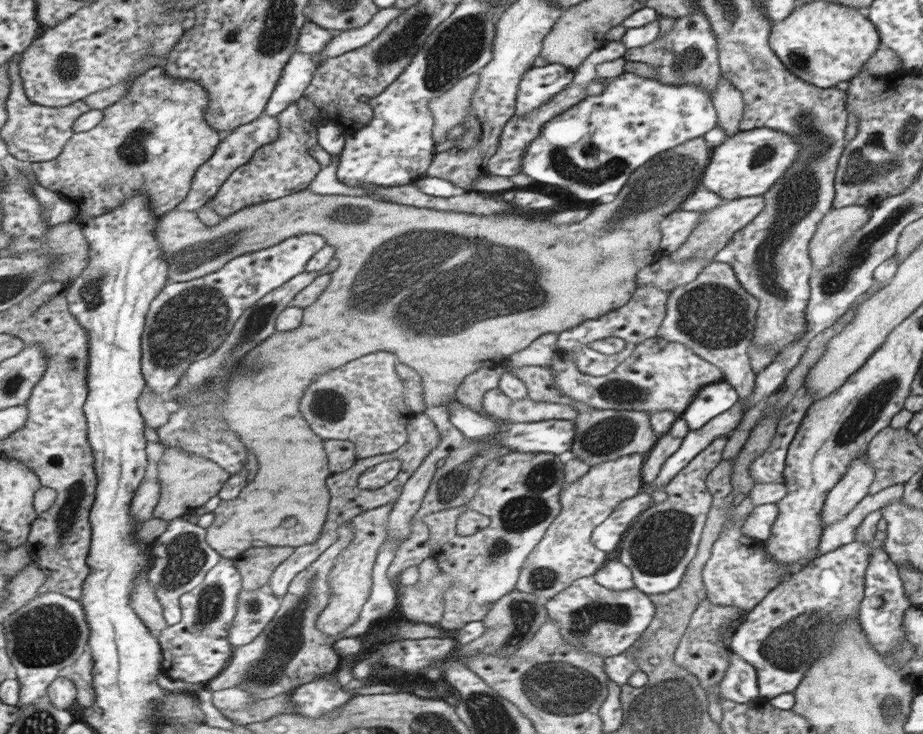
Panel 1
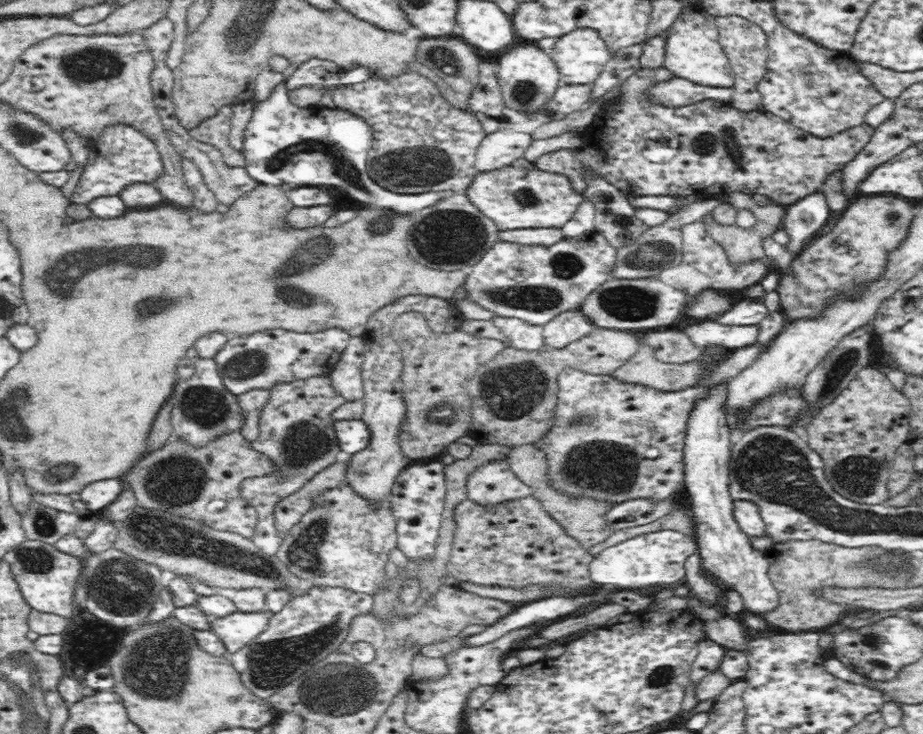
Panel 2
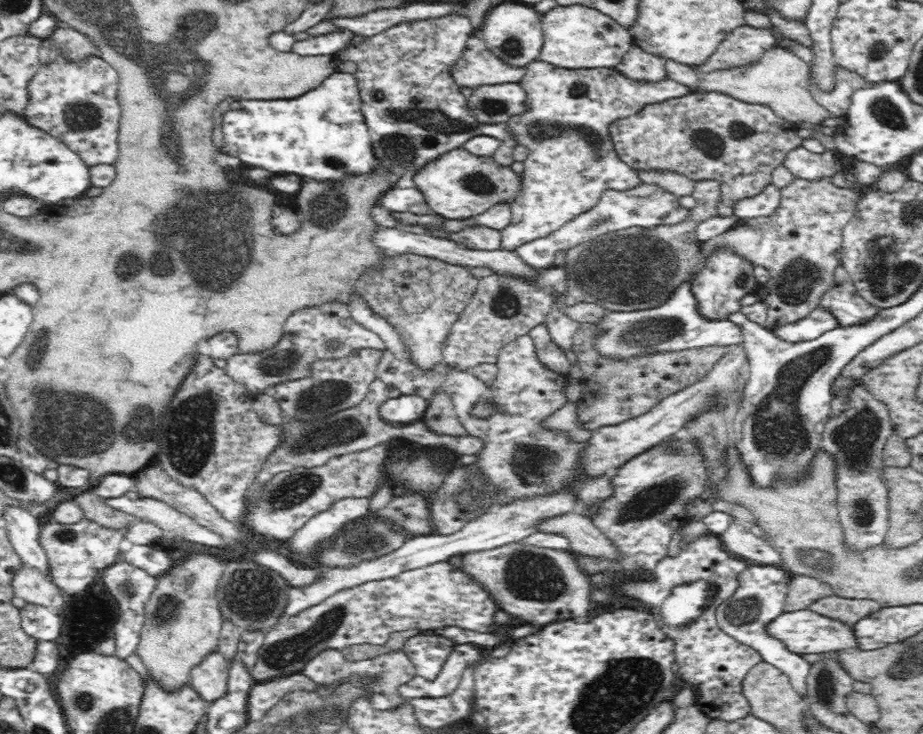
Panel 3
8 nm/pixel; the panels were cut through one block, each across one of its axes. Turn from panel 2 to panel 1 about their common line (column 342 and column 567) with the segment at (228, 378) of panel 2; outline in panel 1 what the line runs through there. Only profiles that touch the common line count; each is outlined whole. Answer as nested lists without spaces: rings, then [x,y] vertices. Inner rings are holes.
[[[637,286],[633,292],[633,298],[625,306],[621,306],[613,312],[607,312],[605,316],[599,316],[595,320],[585,320],[583,324],[569,328],[567,332],[559,332],[557,352],[563,352],[563,354],[571,352],[575,356],[577,368],[583,374],[609,376],[623,360],[627,360],[631,356],[633,346],[637,342],[645,342],[645,340],[651,340],[657,336],[657,328],[661,328],[665,314],[667,314],[667,298],[669,298],[669,292],[663,292],[657,286]],[[603,338],[621,338],[625,342],[625,348],[617,356],[605,356],[601,352],[593,352],[589,348],[589,344],[595,340],[603,340]]]

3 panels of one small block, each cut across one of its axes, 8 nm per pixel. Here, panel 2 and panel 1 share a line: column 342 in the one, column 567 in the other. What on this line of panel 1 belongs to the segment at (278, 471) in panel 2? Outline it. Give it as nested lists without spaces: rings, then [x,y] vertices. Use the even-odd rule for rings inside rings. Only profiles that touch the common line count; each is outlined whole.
[[[503,366],[505,372],[511,372],[523,384],[527,386],[527,398],[531,402],[549,402],[549,404],[567,404],[573,406],[577,412],[577,418],[571,420],[575,424],[575,436],[571,442],[571,450],[567,458],[577,458],[583,460],[589,468],[617,460],[621,456],[629,454],[649,454],[659,436],[651,430],[649,426],[649,414],[647,412],[617,412],[617,410],[591,410],[581,402],[571,402],[567,398],[559,396],[559,390],[555,388],[555,380],[549,368],[545,366]]]

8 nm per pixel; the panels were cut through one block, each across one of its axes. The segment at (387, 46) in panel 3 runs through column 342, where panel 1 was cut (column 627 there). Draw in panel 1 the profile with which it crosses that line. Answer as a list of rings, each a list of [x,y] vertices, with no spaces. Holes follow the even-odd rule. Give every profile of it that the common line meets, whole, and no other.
[[[693,12],[685,18],[677,18],[673,28],[665,34],[655,38],[651,44],[641,48],[631,48],[623,54],[625,62],[641,62],[651,68],[655,68],[657,76],[653,80],[661,84],[699,84],[709,100],[715,96],[715,90],[719,88],[721,78],[721,66],[719,66],[719,48],[711,34],[711,24],[707,16],[701,12]]]

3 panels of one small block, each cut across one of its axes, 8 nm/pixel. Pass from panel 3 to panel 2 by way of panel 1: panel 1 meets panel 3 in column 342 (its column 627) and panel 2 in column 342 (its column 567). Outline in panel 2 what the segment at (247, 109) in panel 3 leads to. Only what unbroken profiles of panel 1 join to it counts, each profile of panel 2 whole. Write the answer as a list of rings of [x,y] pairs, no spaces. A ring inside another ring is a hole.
[[[288,80],[278,82],[266,100],[254,102],[252,118],[244,128],[242,140],[242,154],[246,158],[244,168],[250,178],[260,184],[336,188],[356,202],[372,204],[372,208],[386,208],[400,216],[420,212],[444,196],[454,196],[436,192],[398,194],[378,186],[368,174],[368,152],[374,142],[374,132],[368,122],[342,108],[322,108],[320,104],[300,108],[292,104],[288,96]]]

